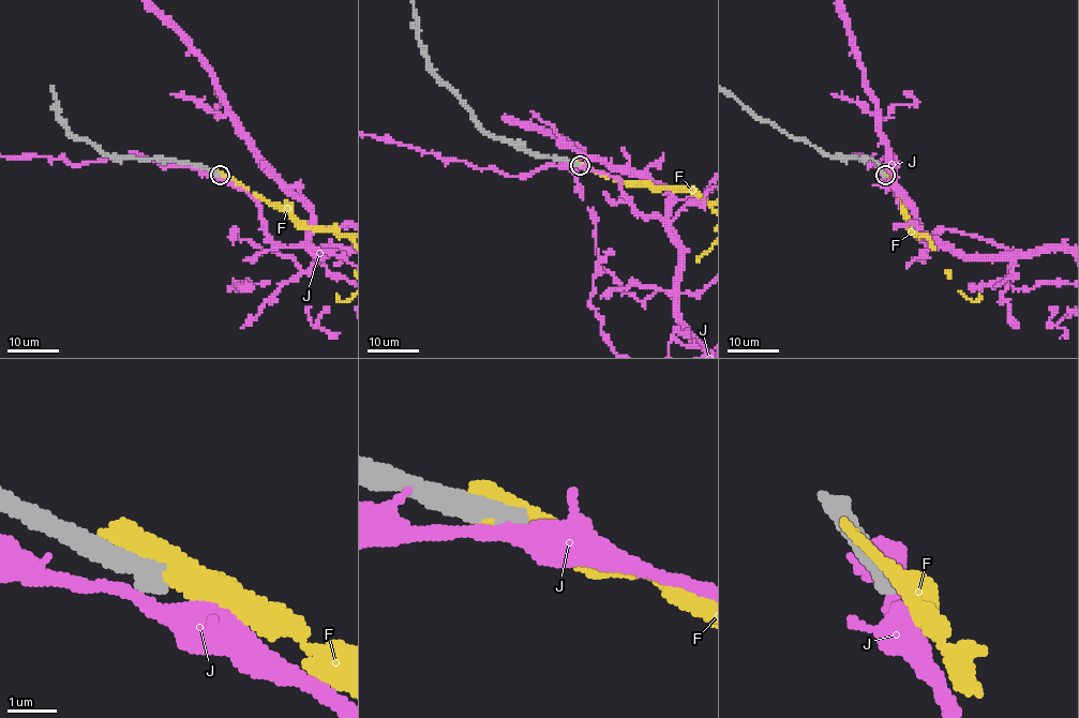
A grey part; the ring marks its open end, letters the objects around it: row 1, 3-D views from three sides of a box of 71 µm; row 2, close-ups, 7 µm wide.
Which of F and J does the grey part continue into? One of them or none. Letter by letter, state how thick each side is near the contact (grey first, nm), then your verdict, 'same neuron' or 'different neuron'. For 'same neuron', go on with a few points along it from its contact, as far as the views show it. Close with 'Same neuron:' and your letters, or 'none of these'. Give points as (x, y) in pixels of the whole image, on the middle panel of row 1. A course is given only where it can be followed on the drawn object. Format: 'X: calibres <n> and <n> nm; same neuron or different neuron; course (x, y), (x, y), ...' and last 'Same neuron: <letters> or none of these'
F: calibres 500 and 480 nm; different neuron
J: calibres 400 and 360 nm; different neuron
Same neuron: none of these

